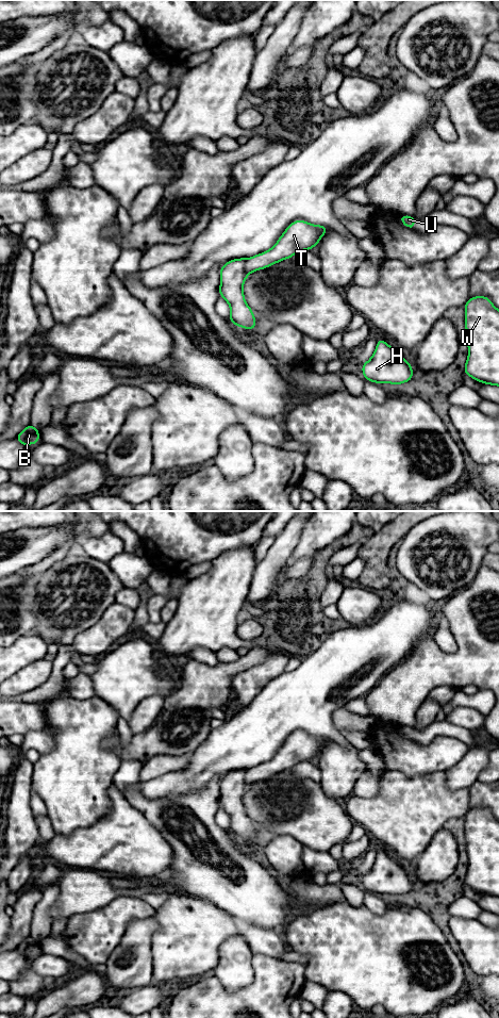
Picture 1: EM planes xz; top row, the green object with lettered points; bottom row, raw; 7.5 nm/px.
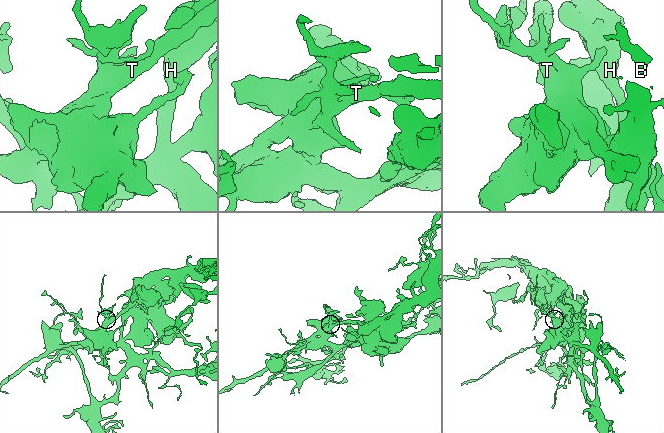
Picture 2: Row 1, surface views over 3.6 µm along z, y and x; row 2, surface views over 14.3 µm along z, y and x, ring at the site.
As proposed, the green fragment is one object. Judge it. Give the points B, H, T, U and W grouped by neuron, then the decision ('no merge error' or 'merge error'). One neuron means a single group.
B H U / T W; merge error

